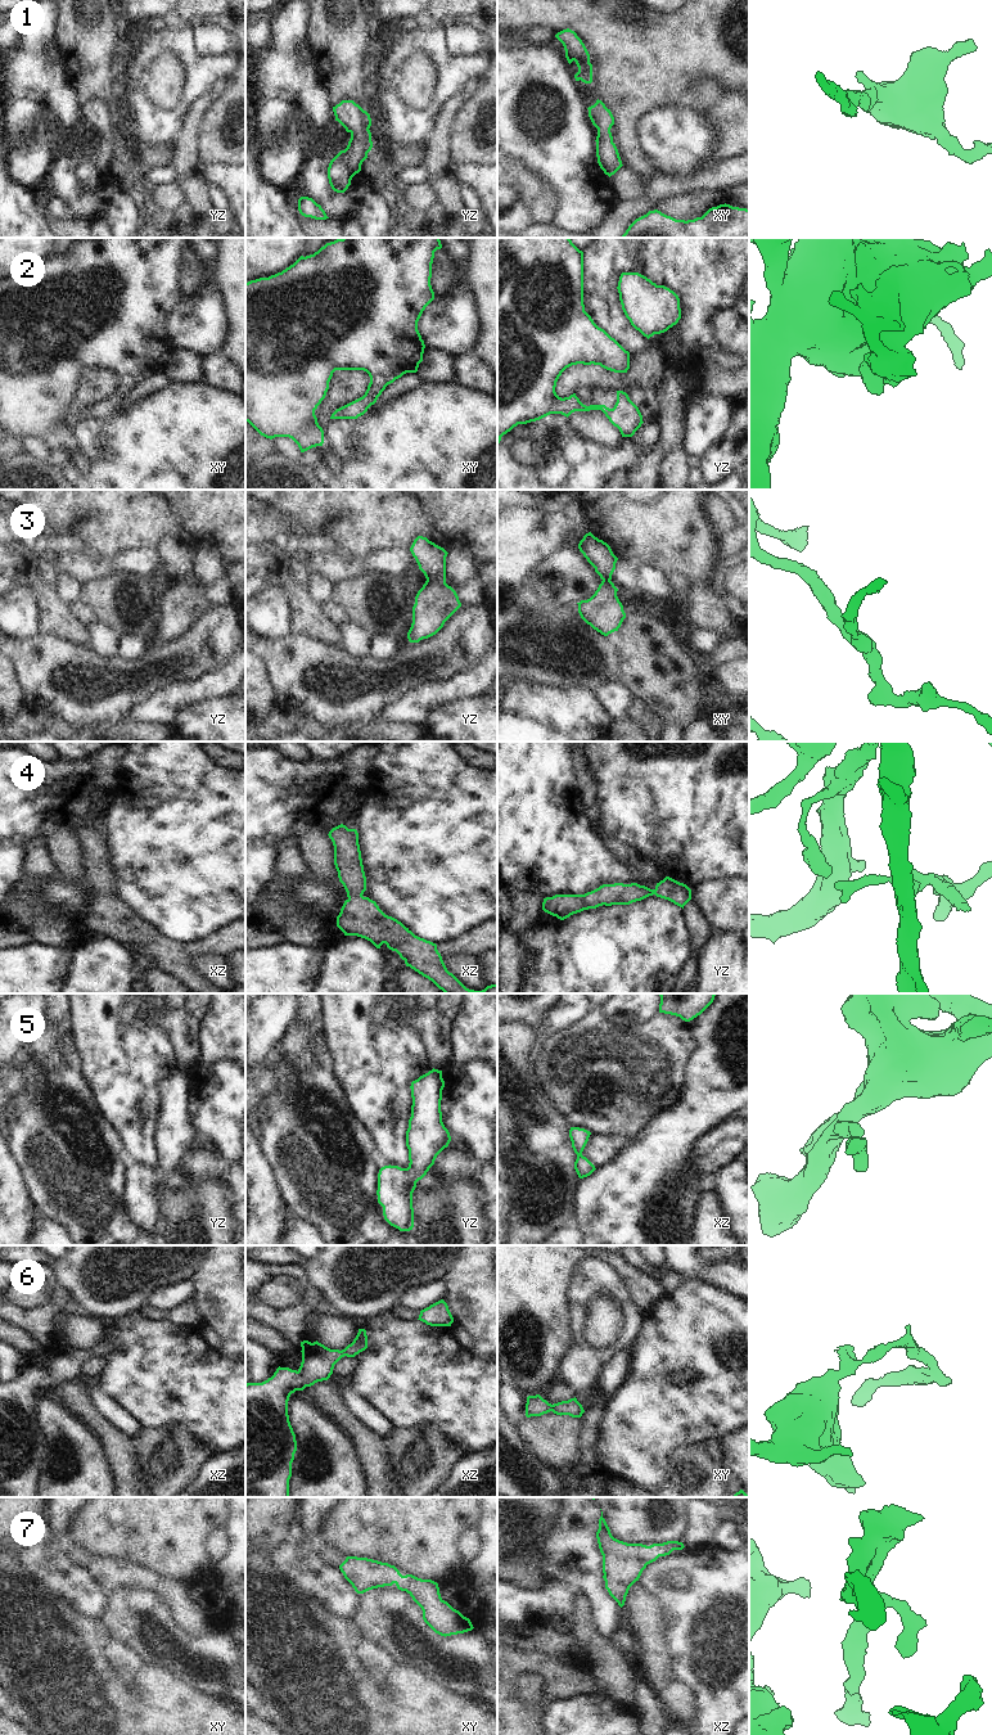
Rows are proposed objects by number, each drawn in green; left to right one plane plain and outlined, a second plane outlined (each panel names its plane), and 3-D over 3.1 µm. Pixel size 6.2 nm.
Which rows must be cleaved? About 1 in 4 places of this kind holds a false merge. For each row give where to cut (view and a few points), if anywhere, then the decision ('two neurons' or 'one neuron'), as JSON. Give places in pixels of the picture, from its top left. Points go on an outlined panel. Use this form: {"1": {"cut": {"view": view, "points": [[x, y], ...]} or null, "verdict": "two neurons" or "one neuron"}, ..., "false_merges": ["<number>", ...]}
{"1": {"cut": null, "verdict": "one neuron"}, "2": {"cut": null, "verdict": "one neuron"}, "3": {"cut": null, "verdict": "one neuron"}, "4": {"cut": null, "verdict": "one neuron"}, "5": {"cut": null, "verdict": "one neuron"}, "6": {"cut": null, "verdict": "one neuron"}, "7": {"cut": null, "verdict": "one neuron"}, "false_merges": []}

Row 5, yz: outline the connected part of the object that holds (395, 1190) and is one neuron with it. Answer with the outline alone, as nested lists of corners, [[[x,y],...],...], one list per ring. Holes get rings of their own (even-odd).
[[[432,1069],[411,1082],[411,1117],[406,1131],[406,1146],[409,1149],[409,1167],[384,1166],[378,1173],[378,1203],[383,1207],[384,1220],[400,1231],[410,1231],[414,1227],[412,1193],[416,1182],[421,1180],[434,1164],[437,1155],[448,1146],[451,1136],[442,1122],[441,1100],[445,1081],[442,1071]]]

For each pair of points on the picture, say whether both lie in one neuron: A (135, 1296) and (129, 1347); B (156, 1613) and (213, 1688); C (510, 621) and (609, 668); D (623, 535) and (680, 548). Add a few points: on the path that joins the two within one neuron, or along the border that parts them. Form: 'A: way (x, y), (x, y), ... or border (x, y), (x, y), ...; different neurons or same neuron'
A: border (138, 1311), (130, 1312), (116, 1321); different neurons
B: way (167, 1635), (161, 1641), (172, 1659), (192, 1673); same neuron
C: way (535, 640), (548, 649), (585, 658); same neuron
D: way (637, 535), (666, 535); same neuron

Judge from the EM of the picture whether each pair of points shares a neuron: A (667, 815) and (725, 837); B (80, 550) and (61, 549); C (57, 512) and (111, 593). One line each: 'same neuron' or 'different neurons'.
A: same neuron
B: same neuron
C: different neurons

